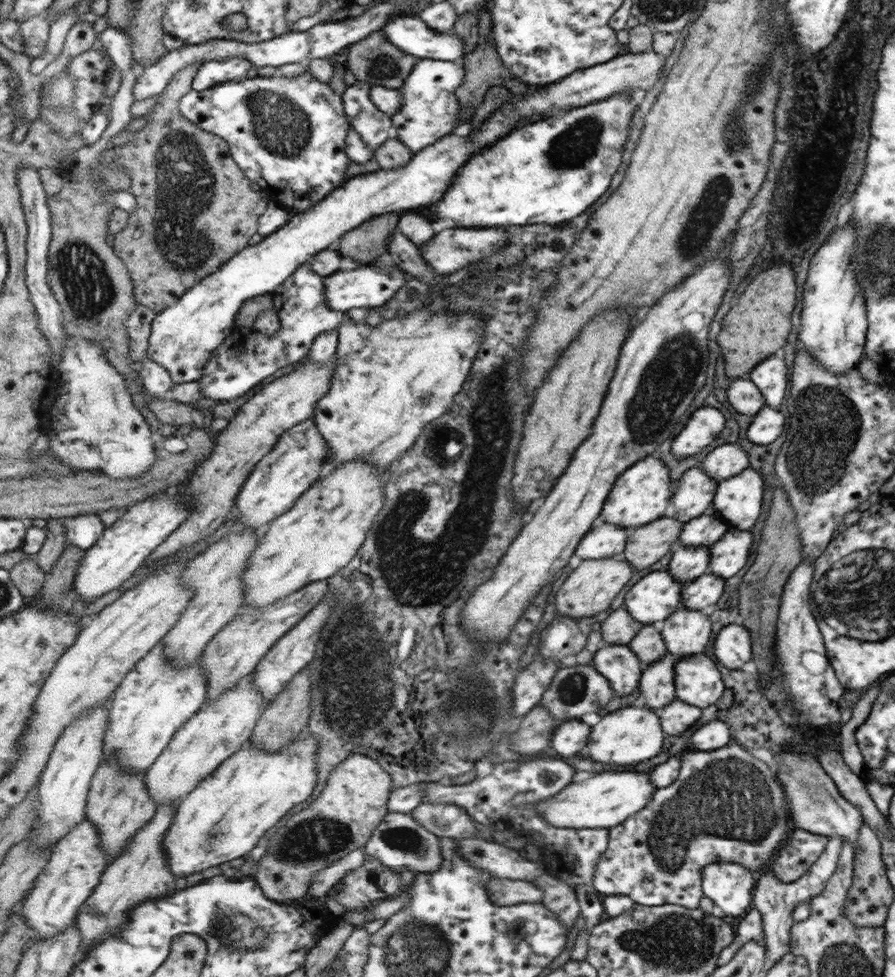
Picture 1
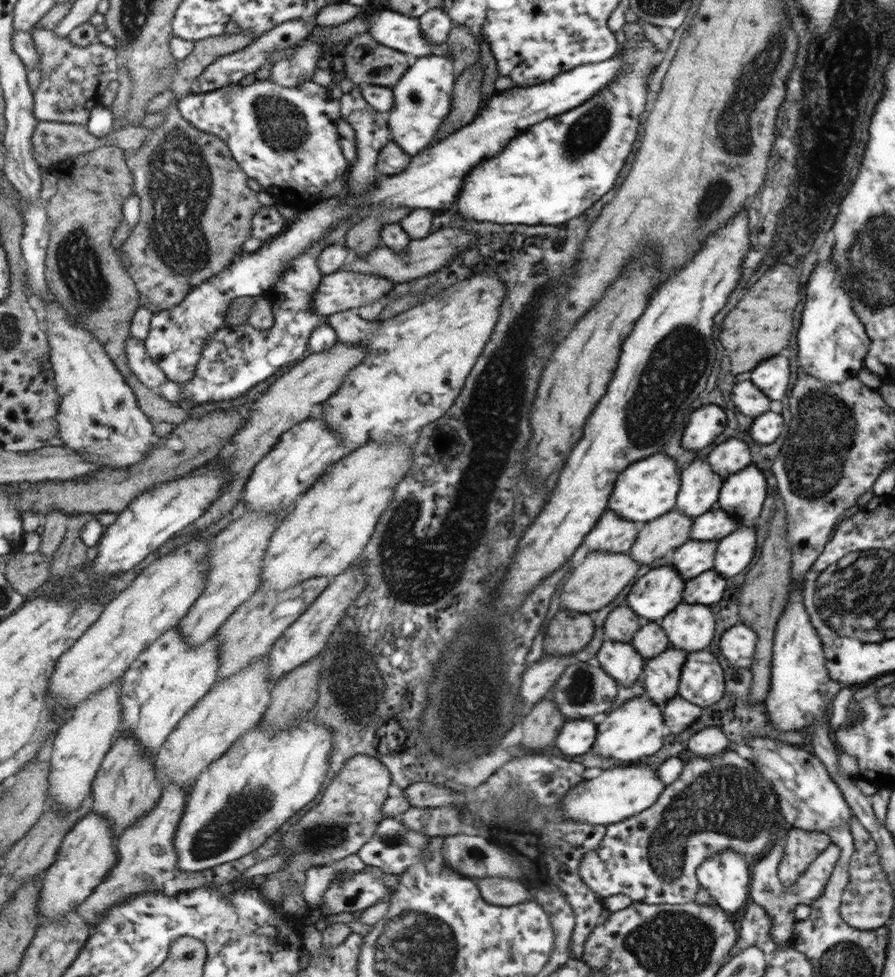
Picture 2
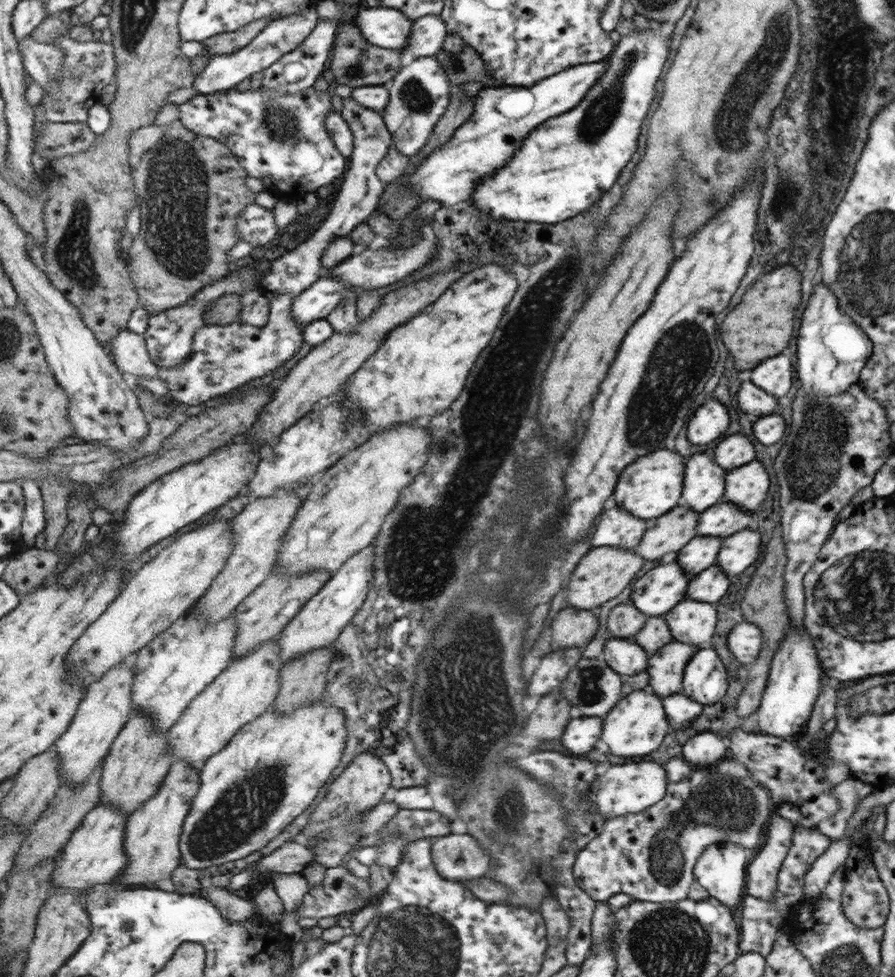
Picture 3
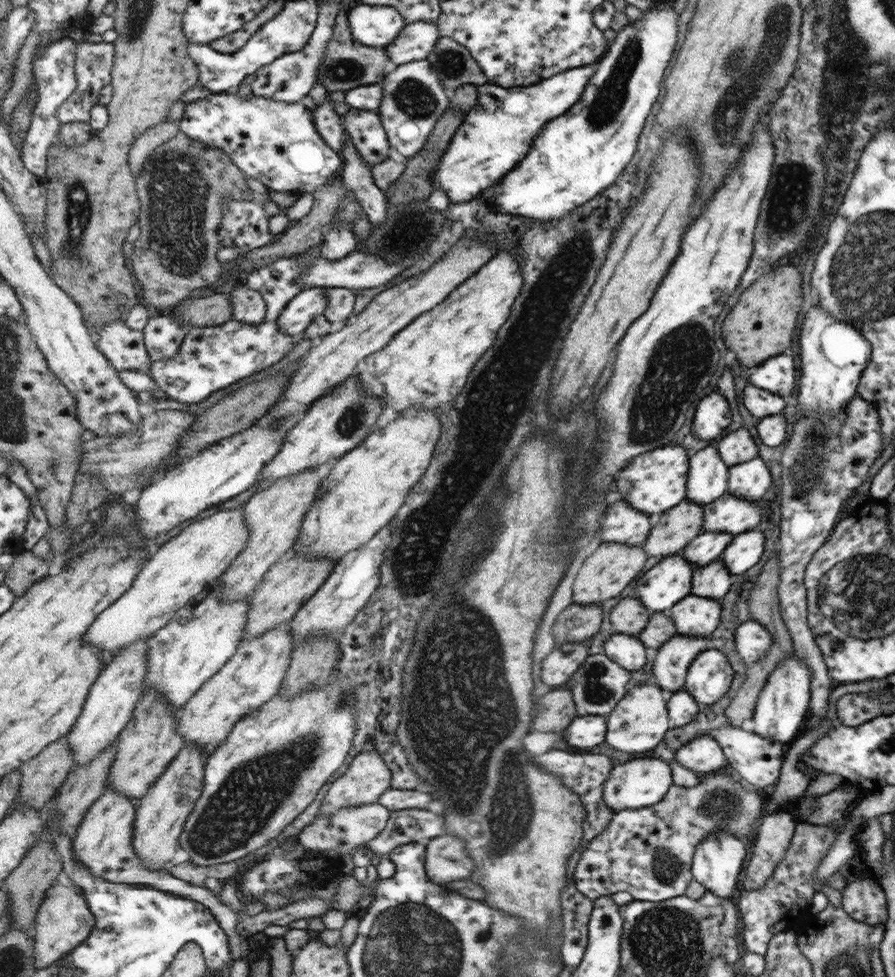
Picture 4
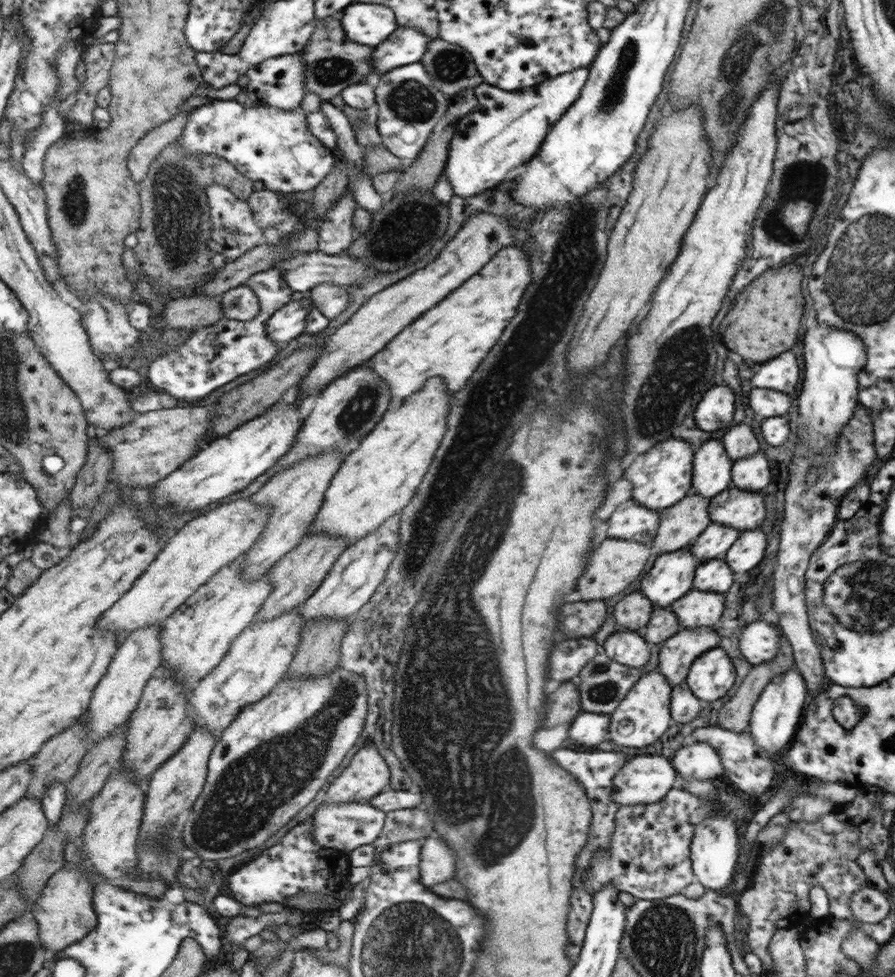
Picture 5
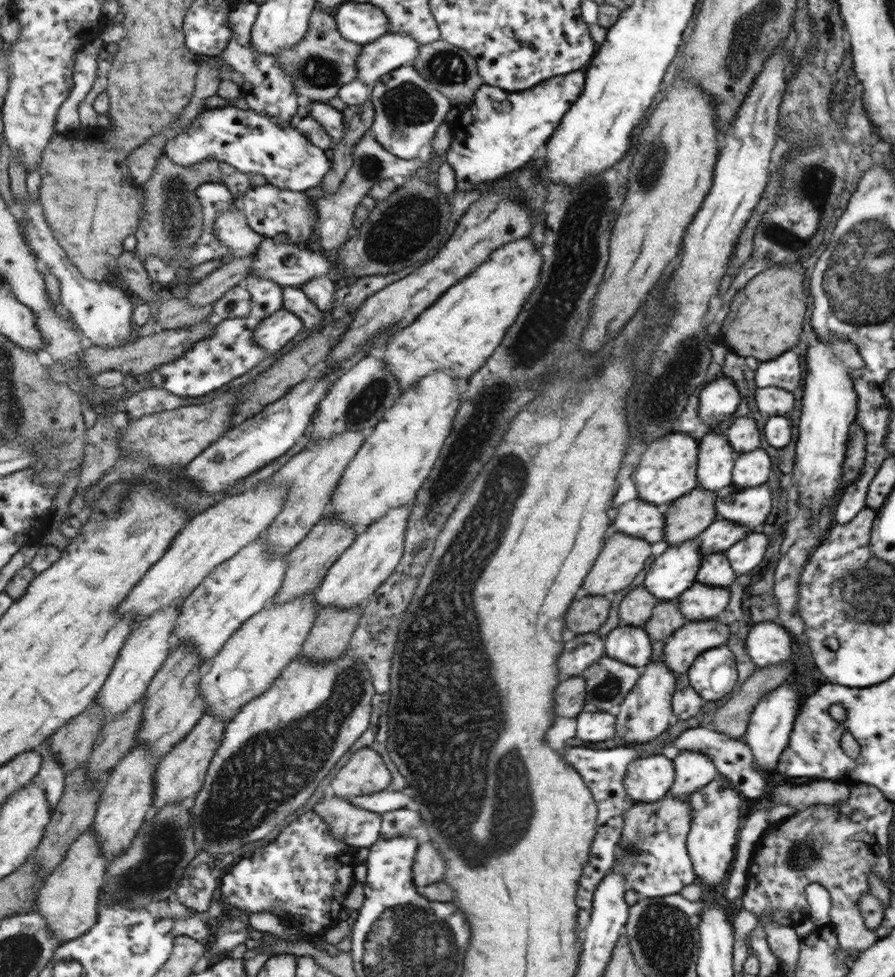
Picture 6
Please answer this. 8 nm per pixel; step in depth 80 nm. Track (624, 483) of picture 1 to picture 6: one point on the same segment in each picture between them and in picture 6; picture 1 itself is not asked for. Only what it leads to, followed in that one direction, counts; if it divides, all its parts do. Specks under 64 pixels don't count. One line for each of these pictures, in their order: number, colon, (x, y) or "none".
2: (644, 490)
3: (650, 486)
4: (652, 484)
5: (660, 478)
6: (666, 470)

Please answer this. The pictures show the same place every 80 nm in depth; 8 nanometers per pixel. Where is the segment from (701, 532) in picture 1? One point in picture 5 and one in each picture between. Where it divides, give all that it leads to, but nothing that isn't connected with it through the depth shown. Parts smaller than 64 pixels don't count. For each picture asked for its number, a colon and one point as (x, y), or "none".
2: (716, 523)
3: (723, 518)
4: (731, 514)
5: (742, 510)

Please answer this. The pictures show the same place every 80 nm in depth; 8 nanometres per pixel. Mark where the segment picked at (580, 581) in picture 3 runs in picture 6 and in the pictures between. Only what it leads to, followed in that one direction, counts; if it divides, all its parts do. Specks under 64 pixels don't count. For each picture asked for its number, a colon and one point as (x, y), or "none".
4: (612, 566)
5: (615, 563)
6: (624, 556)

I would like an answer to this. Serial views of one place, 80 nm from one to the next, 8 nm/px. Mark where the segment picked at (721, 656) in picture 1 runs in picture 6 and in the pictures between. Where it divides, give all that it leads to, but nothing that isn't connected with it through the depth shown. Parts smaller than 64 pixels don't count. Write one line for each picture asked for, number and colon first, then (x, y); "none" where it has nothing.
2: (738, 644)
3: (744, 641)
4: (751, 640)
5: (759, 641)
6: (766, 643)

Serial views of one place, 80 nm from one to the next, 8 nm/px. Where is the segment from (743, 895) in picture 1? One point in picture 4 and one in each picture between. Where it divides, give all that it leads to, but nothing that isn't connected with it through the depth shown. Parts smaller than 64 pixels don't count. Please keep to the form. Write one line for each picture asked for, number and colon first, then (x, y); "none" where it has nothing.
2: (724, 876)
3: (720, 870)
4: (718, 858)

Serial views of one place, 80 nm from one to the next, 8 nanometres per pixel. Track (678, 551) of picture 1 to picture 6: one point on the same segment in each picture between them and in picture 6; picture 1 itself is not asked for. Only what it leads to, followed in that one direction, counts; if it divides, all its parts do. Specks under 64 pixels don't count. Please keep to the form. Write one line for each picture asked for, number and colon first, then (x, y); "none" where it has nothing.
2: (692, 558)
3: (699, 553)
4: (707, 546)
5: (712, 543)
6: (721, 534)

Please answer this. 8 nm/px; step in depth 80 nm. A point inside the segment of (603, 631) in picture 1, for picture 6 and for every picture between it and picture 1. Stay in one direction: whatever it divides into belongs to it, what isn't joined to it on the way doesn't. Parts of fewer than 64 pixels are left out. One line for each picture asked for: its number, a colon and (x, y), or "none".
2: (621, 624)
3: (624, 621)
4: (628, 616)
5: (632, 612)
6: (636, 607)

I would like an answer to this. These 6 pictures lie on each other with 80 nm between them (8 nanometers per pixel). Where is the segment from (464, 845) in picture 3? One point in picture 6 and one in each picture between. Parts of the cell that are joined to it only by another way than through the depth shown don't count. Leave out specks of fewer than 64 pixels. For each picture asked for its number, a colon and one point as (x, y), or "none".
4: (445, 860)
5: (436, 861)
6: (427, 867)

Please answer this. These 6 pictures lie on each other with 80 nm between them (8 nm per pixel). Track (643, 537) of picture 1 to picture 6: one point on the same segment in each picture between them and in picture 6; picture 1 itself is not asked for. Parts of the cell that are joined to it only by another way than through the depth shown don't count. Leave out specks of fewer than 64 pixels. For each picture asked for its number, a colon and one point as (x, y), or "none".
2: (667, 532)
3: (670, 532)
4: (672, 531)
5: (680, 524)
6: (685, 518)

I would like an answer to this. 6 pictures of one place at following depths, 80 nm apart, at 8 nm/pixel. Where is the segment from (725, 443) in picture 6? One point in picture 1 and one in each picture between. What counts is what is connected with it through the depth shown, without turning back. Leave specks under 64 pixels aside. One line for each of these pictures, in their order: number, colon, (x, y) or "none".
1: (695, 492)
2: (700, 485)
3: (704, 481)
4: (708, 474)
5: (712, 468)

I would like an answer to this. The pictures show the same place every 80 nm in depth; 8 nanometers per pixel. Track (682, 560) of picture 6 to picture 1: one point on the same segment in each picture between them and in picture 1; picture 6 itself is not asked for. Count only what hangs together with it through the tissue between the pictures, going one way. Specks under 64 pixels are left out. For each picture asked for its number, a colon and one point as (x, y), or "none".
1: (653, 598)
2: (658, 592)
3: (656, 593)
4: (667, 580)
5: (669, 578)

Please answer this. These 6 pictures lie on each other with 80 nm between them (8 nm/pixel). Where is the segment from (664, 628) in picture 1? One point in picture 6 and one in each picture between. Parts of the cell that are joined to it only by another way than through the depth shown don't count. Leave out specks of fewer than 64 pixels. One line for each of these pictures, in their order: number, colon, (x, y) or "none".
2: (690, 627)
3: (694, 622)
4: (695, 616)
5: (700, 609)
6: (701, 603)

